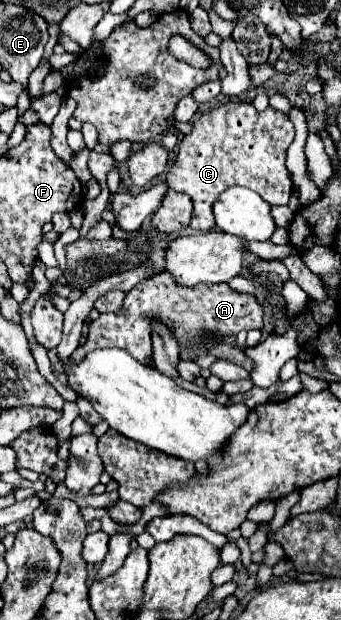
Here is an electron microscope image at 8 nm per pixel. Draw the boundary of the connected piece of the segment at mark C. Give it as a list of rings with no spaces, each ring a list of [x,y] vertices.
[[[230,100],[210,112],[204,112],[190,134],[178,146],[178,156],[168,170],[168,186],[192,198],[194,214],[190,228],[208,232],[214,226],[212,204],[230,186],[248,186],[258,192],[272,206],[288,204],[294,190],[292,178],[284,166],[286,148],[294,140],[294,124],[290,118],[274,108],[258,112],[244,100]]]

